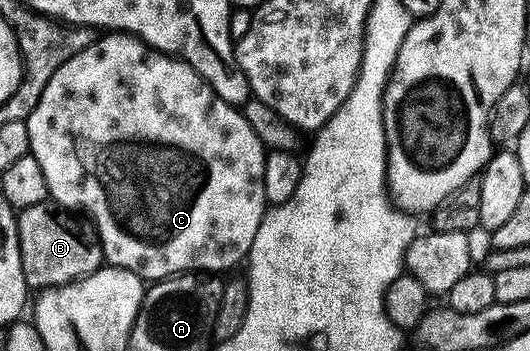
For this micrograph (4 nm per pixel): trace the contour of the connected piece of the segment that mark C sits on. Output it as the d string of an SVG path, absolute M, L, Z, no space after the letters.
M110 31L99 36L90 45L82 45L79 53L63 60L61 67L48 79L36 107L25 123L30 140L29 156L40 163L44 179L48 183L50 197L62 208L71 211L83 209L85 216L96 226L102 242L103 258L115 269L130 269L138 277L153 283L191 271L222 271L247 260L256 231L268 208L264 195L264 163L267 150L245 119L242 111L220 99L212 87L187 61L159 49L151 49L145 41L121 31Z

